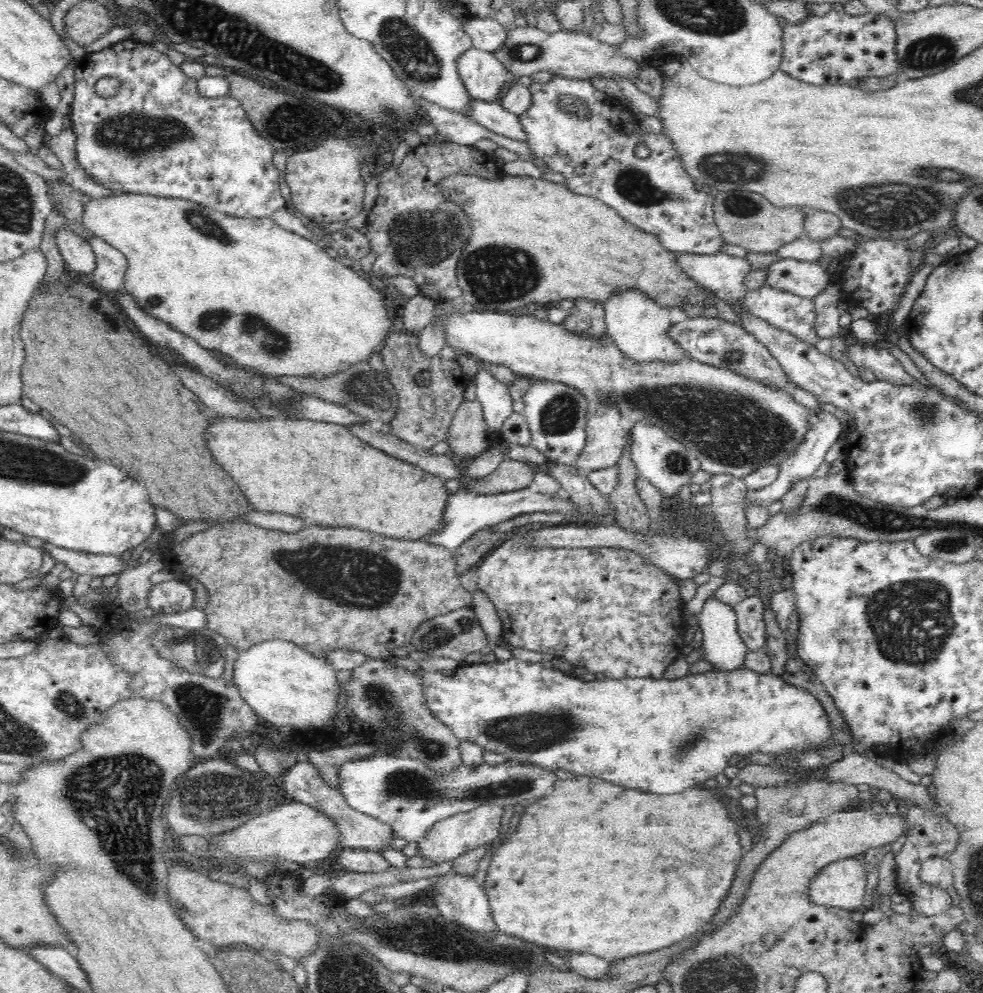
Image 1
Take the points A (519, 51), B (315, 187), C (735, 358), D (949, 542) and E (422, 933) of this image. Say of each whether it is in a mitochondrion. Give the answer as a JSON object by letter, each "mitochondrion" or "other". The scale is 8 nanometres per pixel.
{"A":"mitochondrion","B":"other","C":"mitochondrion","D":"mitochondrion","E":"mitochondrion"}

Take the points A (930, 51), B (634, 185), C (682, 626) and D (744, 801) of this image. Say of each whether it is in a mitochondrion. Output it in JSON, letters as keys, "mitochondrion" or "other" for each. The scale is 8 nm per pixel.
{"A":"mitochondrion","B":"mitochondrion","C":"other","D":"other"}

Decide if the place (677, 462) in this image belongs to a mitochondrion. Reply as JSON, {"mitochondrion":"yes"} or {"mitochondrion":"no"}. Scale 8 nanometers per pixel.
{"mitochondrion":"yes"}

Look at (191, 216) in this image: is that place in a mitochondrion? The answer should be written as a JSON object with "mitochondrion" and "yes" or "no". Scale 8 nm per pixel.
{"mitochondrion":"yes"}

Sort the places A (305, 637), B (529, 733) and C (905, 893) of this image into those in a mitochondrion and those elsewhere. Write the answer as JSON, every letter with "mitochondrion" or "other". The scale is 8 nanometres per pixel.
{"A":"other","B":"mitochondrion","C":"other"}

